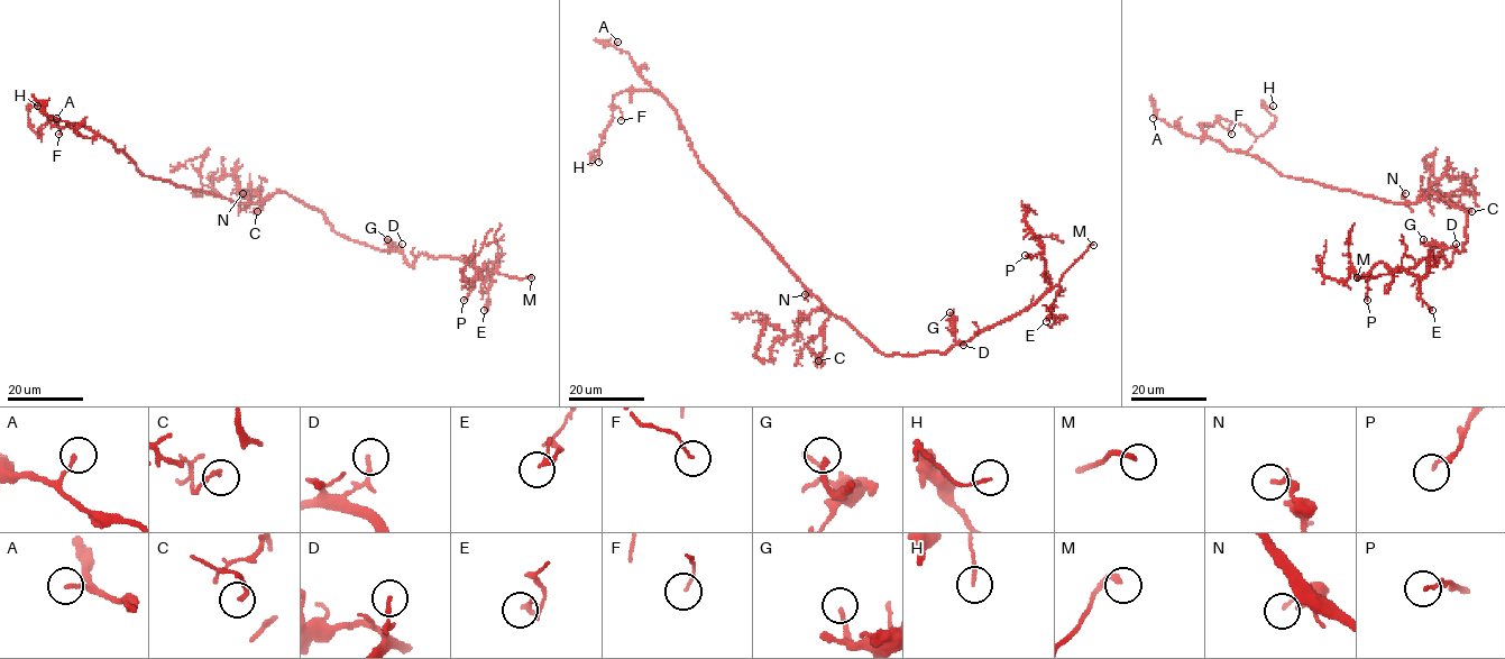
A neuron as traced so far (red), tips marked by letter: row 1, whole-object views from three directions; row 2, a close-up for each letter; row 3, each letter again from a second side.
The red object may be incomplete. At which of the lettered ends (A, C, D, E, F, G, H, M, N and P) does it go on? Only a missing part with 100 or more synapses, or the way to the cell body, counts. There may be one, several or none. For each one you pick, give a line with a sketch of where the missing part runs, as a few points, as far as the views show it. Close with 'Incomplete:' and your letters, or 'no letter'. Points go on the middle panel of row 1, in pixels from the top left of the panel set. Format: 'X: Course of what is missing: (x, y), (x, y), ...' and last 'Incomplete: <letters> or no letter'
M: Course of what is missing: (1093, 245), (1089, 273)
Incomplete: M

